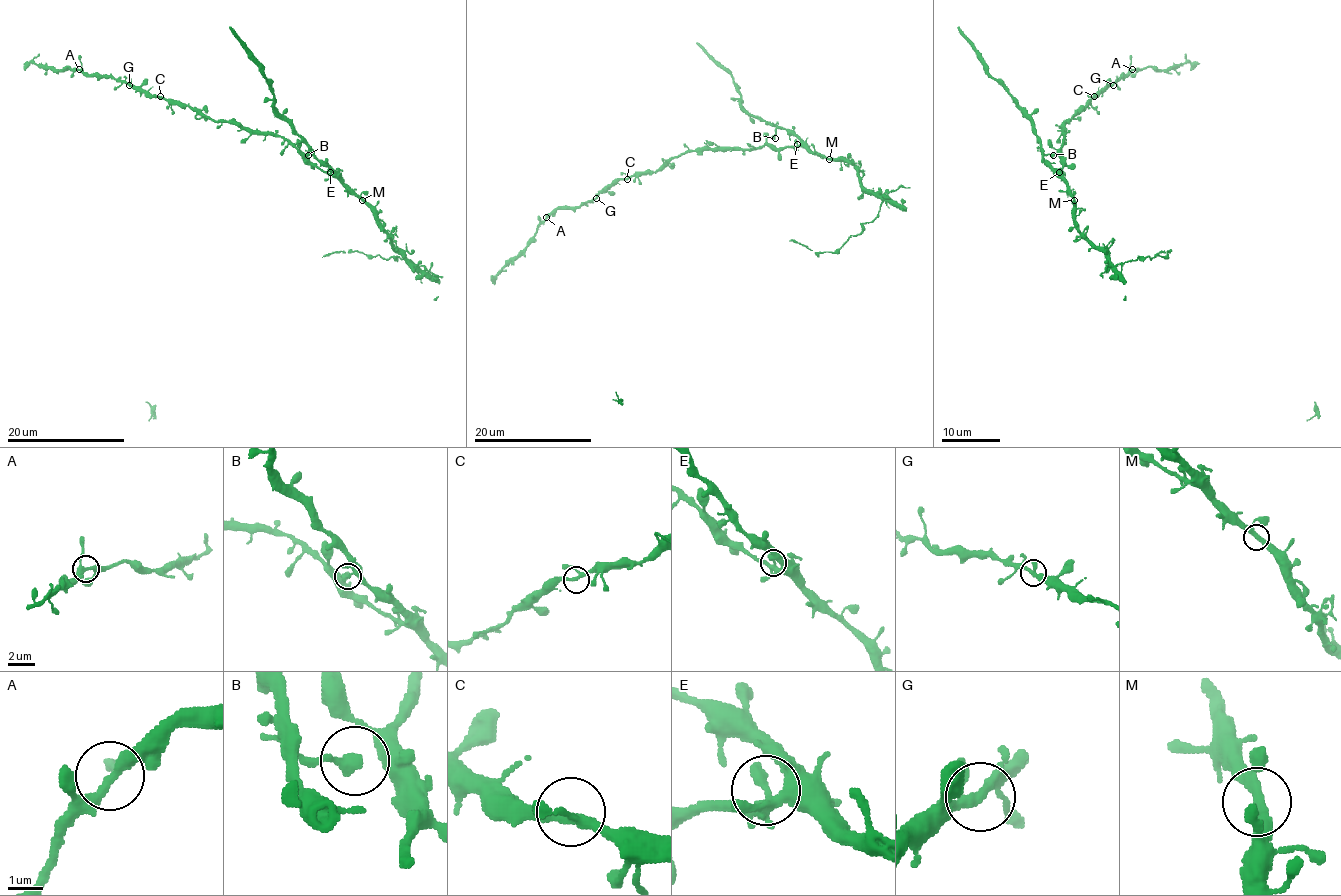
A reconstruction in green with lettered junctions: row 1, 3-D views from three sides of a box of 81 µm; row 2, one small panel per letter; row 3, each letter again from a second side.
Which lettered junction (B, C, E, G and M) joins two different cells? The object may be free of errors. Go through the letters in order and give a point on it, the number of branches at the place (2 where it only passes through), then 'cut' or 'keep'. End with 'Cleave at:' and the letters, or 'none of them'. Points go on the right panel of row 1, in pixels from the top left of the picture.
B: at (1053, 155); 2 branches meet; keep
C: at (1094, 96); 3 branches meet; keep
E: at (1059, 172); 3 branches meet; keep
G: at (1113, 85); 3 branches meet; keep
M: at (1074, 200); 3 branches meet; keep
Cleave at: none of them

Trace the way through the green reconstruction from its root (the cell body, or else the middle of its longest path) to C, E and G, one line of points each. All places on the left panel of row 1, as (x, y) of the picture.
C: (384, 228), (364, 201), (281, 137), (251, 134), (234, 124), (199, 115), (188, 106), (171, 105), (160, 96)
E: (384, 228), (377, 215), (330, 172)
G: (384, 228), (364, 201), (281, 137), (251, 134), (234, 124), (199, 115), (188, 106), (148, 97), (129, 84)

